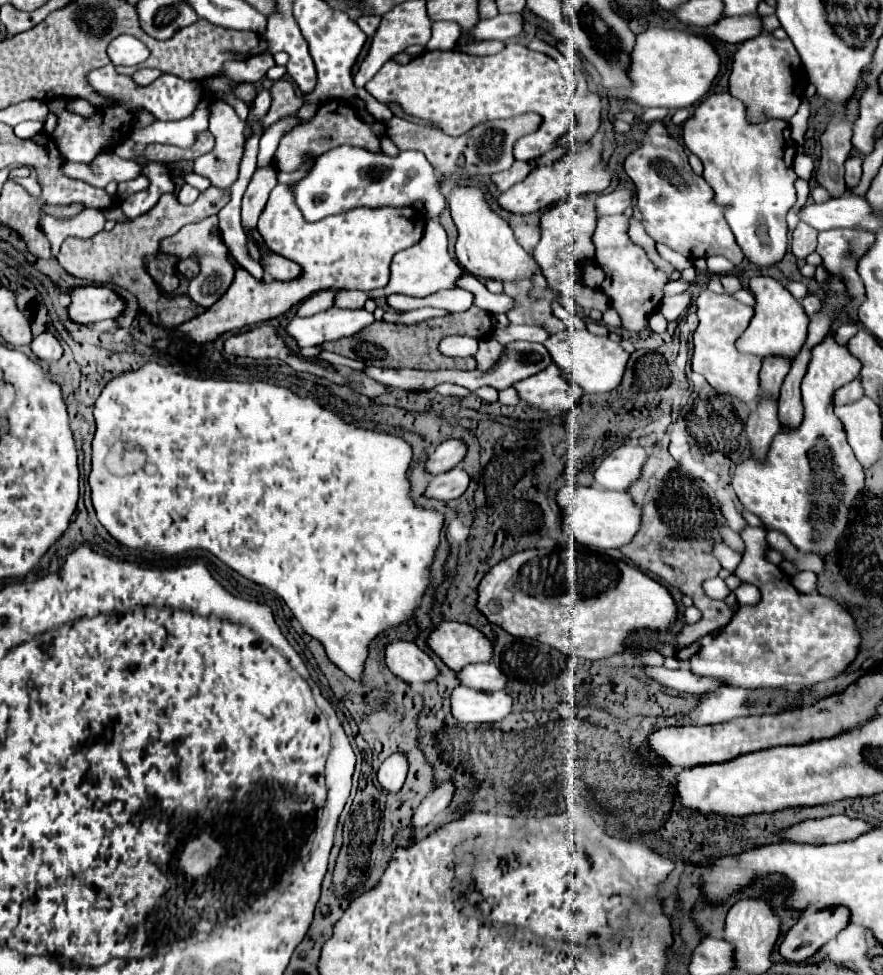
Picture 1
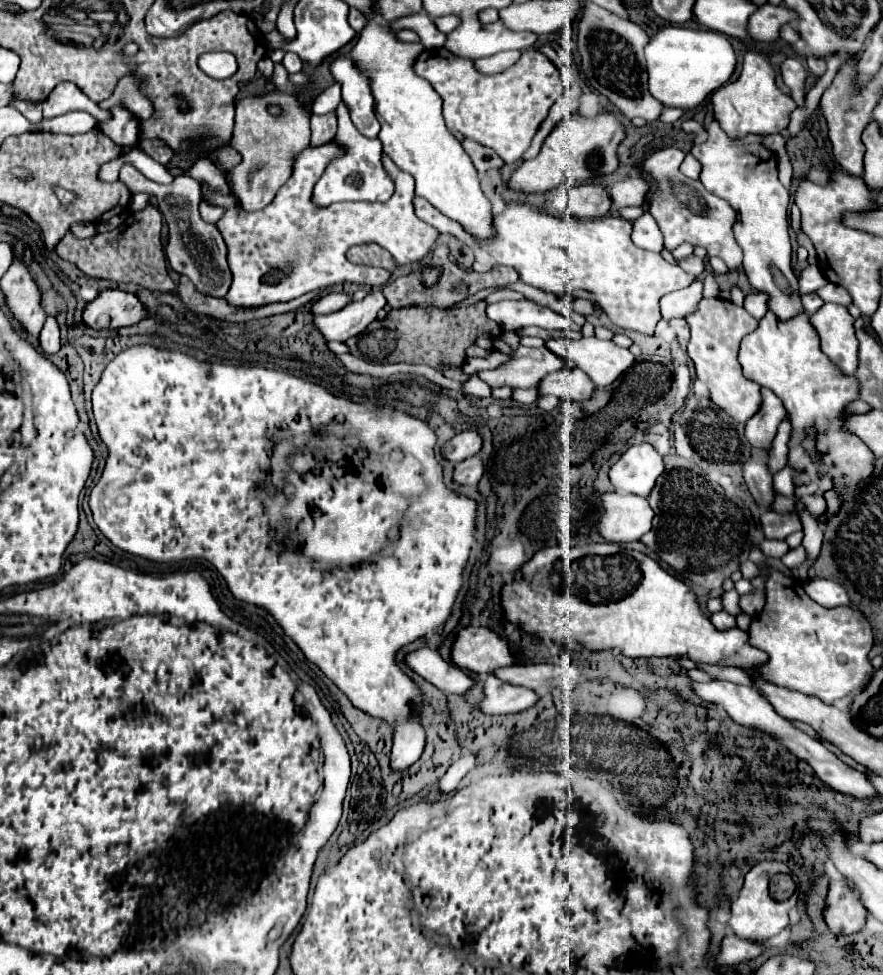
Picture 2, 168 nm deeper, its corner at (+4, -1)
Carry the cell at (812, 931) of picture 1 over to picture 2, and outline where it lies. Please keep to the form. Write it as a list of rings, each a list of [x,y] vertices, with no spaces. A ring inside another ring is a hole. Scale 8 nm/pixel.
[[[847,879],[835,881],[829,887],[829,895],[823,909],[823,919],[833,935],[851,935],[865,925],[865,907],[849,887]]]

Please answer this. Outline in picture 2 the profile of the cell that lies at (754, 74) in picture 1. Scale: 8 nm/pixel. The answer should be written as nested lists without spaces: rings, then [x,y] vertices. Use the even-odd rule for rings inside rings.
[[[777,45],[769,47],[767,51],[757,51],[757,49],[747,51],[743,57],[739,77],[733,83],[727,83],[713,93],[711,101],[715,109],[715,119],[721,123],[723,131],[729,137],[741,139],[749,133],[757,135],[779,133],[789,125],[789,111],[795,107],[795,103],[777,85],[777,75],[785,59],[787,53]]]

